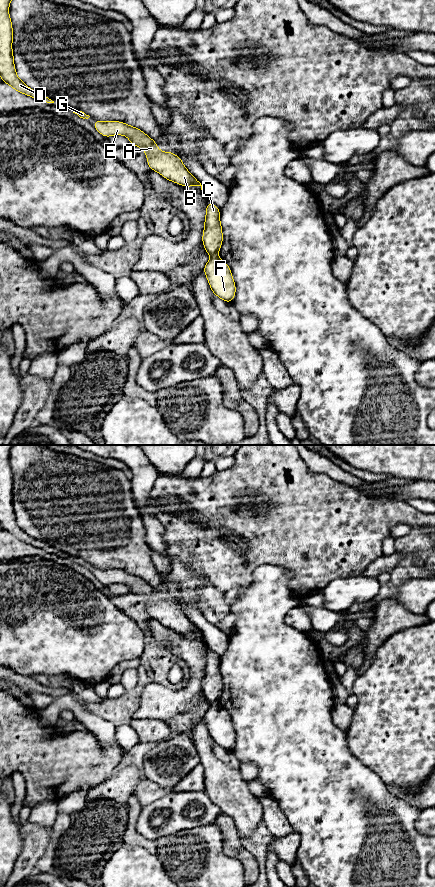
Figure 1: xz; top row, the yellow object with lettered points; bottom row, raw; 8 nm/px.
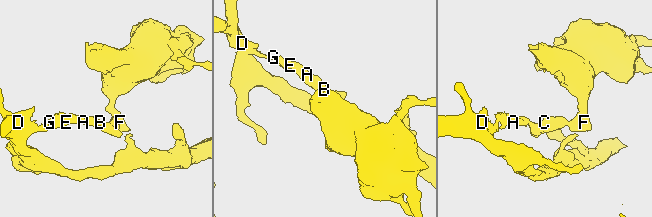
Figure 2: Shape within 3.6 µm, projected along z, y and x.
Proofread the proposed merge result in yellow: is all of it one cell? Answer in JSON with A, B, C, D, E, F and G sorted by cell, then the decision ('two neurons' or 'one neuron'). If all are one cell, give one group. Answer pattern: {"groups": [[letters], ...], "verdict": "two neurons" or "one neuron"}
{"groups": [["A", "B", "C", "D", "E", "G"], ["F"]], "verdict": "two neurons"}

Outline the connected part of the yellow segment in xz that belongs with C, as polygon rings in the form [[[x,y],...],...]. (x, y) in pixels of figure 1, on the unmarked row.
[[[208,649],[202,690],[206,701],[217,705],[223,690],[222,674],[220,671],[220,657]]]

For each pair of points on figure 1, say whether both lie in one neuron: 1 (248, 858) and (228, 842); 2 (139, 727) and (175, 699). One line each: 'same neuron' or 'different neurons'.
1: same neuron
2: different neurons

